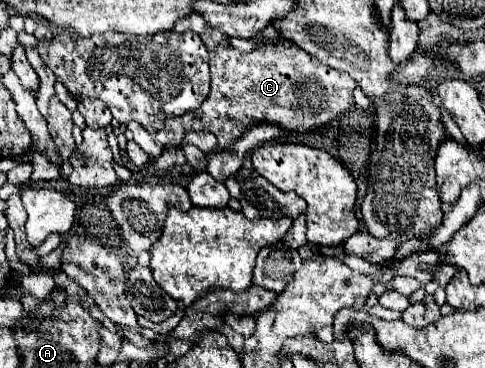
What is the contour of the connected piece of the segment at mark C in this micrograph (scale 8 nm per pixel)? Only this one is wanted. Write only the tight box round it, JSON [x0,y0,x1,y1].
[127,40,356,156]

